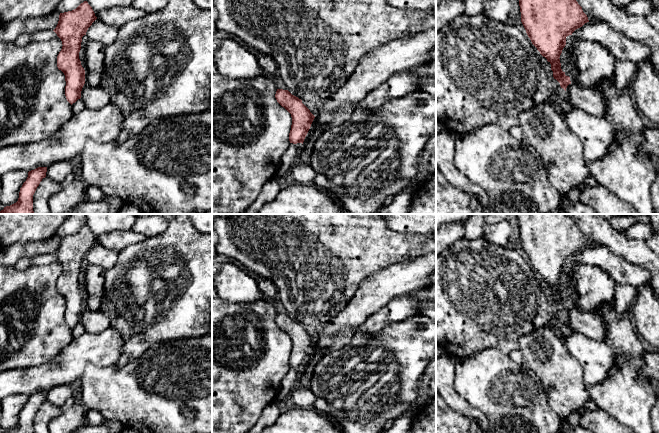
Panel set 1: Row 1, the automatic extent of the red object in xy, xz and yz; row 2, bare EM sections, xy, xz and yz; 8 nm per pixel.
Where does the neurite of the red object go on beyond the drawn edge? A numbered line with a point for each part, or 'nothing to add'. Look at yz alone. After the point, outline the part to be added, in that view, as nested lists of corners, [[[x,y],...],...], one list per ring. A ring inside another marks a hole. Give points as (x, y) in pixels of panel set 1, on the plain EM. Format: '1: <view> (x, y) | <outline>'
nothing to add

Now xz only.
nothing to add

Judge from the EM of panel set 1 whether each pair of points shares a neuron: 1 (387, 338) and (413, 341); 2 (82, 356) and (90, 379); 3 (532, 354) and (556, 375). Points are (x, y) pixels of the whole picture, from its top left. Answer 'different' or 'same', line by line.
1: same
2: different
3: same

